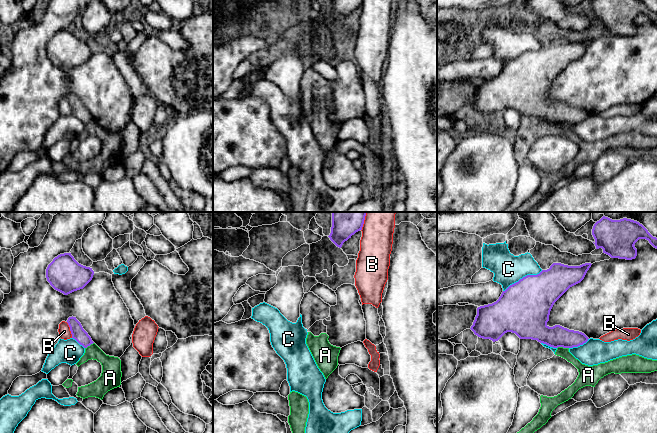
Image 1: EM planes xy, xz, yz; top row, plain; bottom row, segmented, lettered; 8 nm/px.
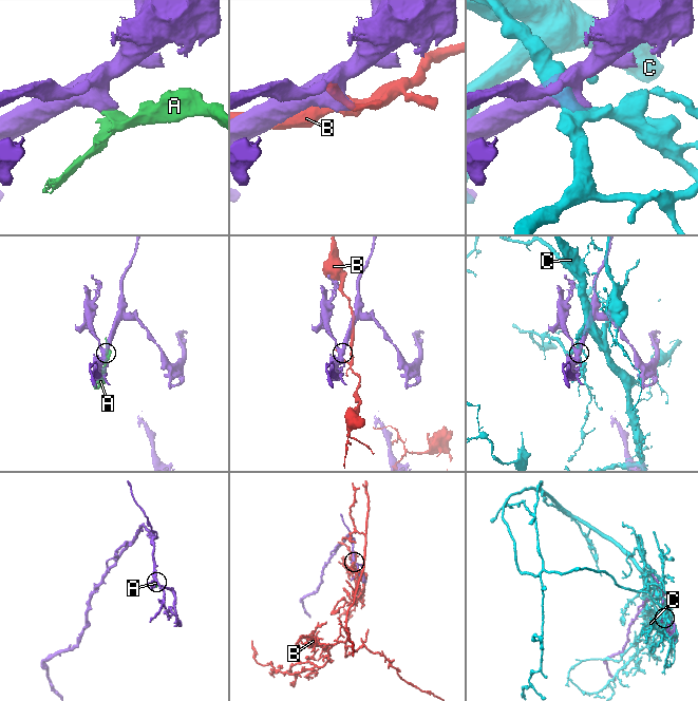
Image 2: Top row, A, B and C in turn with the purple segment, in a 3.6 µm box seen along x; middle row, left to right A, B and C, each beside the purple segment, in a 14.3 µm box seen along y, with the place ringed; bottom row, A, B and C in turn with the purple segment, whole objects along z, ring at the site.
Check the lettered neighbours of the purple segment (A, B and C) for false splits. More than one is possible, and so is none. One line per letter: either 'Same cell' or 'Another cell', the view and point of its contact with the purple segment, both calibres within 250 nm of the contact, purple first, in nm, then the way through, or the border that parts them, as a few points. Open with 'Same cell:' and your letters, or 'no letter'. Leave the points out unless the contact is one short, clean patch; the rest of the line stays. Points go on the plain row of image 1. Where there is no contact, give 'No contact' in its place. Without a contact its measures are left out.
Same cell: no letter
A: Another cell. Touches purple at yz (562, 122). Thickness 180 nm (purple) against 90 nm. Boundary: yz (568, 123), (557, 124)
B: Another cell. Touches purple at xy (70, 106). Thickness 110 nm (purple) against 100 nm
C: Another cell. Touches purple at yz (523, 53). Thickness 420 nm (purple) against 240 nm

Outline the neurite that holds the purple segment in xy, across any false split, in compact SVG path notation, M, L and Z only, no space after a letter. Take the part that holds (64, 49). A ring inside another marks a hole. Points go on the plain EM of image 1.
M71 29L58 31L46 45L47 57L64 71L83 65L93 51L92 44L79 40Z

